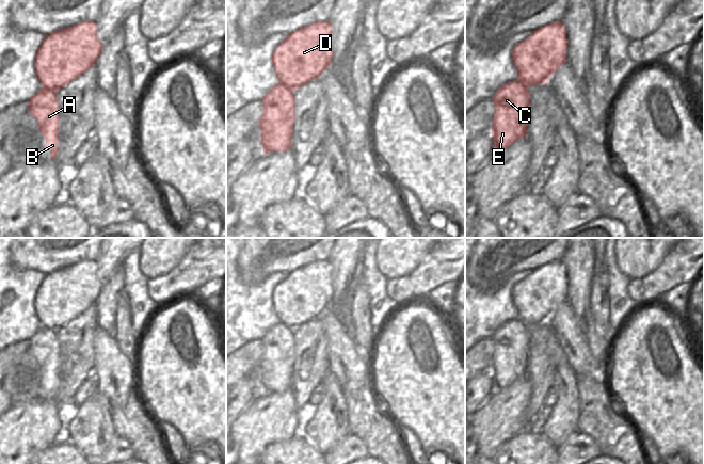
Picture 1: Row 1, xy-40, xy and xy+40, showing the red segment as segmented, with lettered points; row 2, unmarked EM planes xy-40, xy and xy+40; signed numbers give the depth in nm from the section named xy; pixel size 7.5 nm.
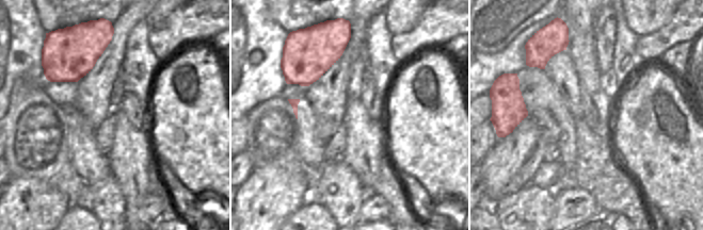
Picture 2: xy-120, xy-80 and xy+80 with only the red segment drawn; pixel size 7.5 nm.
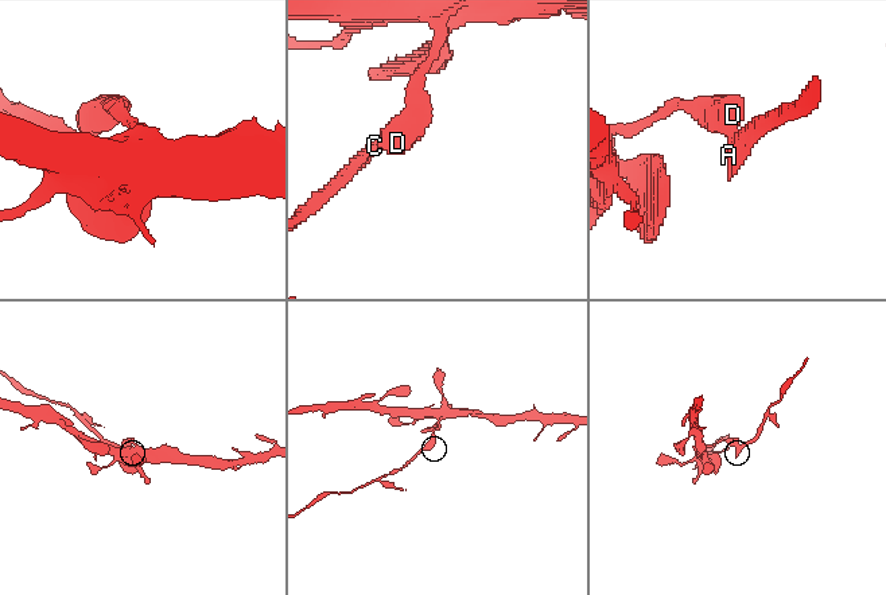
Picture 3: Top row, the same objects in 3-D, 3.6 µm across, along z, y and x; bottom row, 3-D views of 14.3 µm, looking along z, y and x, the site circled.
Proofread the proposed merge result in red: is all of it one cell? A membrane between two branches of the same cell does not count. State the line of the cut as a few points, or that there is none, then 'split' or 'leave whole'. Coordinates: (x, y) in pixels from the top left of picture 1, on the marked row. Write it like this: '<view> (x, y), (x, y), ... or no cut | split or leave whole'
xy-40 (42, 86), (56, 92) | split

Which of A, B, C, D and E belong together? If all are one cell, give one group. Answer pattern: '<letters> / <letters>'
A B C E / D

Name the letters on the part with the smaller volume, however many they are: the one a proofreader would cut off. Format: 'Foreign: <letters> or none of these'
Foreign: A, B, C, E

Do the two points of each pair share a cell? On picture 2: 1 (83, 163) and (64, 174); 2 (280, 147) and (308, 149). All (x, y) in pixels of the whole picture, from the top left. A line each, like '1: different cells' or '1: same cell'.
1: different cells
2: different cells

